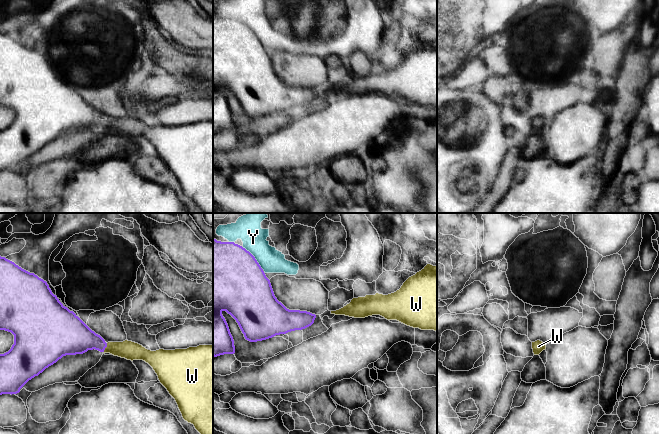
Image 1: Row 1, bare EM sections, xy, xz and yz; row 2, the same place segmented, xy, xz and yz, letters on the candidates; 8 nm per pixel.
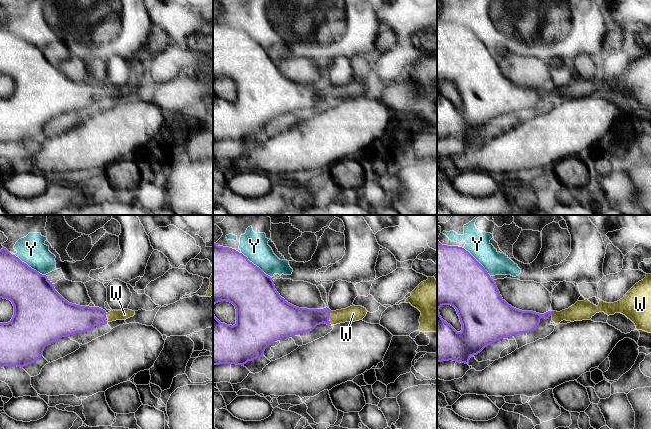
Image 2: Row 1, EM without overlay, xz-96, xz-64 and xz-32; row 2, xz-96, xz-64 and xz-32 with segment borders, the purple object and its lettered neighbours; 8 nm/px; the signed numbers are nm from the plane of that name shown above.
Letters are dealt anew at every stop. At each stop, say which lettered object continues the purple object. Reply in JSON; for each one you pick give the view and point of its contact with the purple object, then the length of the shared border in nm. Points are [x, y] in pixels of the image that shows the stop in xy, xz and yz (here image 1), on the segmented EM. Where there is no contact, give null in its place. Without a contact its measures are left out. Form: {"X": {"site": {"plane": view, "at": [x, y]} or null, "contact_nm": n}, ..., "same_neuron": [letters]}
{"W": {"site": {"plane": "xy", "at": [105, 347]}, "contact_nm": 90}, "same_neuron": ["W"]}

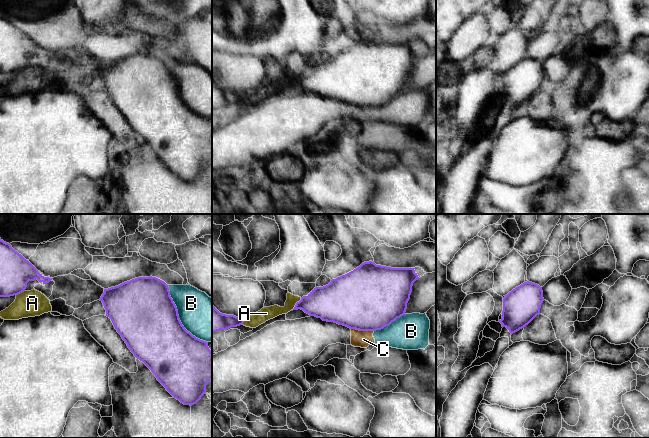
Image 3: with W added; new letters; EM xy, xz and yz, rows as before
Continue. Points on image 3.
{"same_neuron": []}

